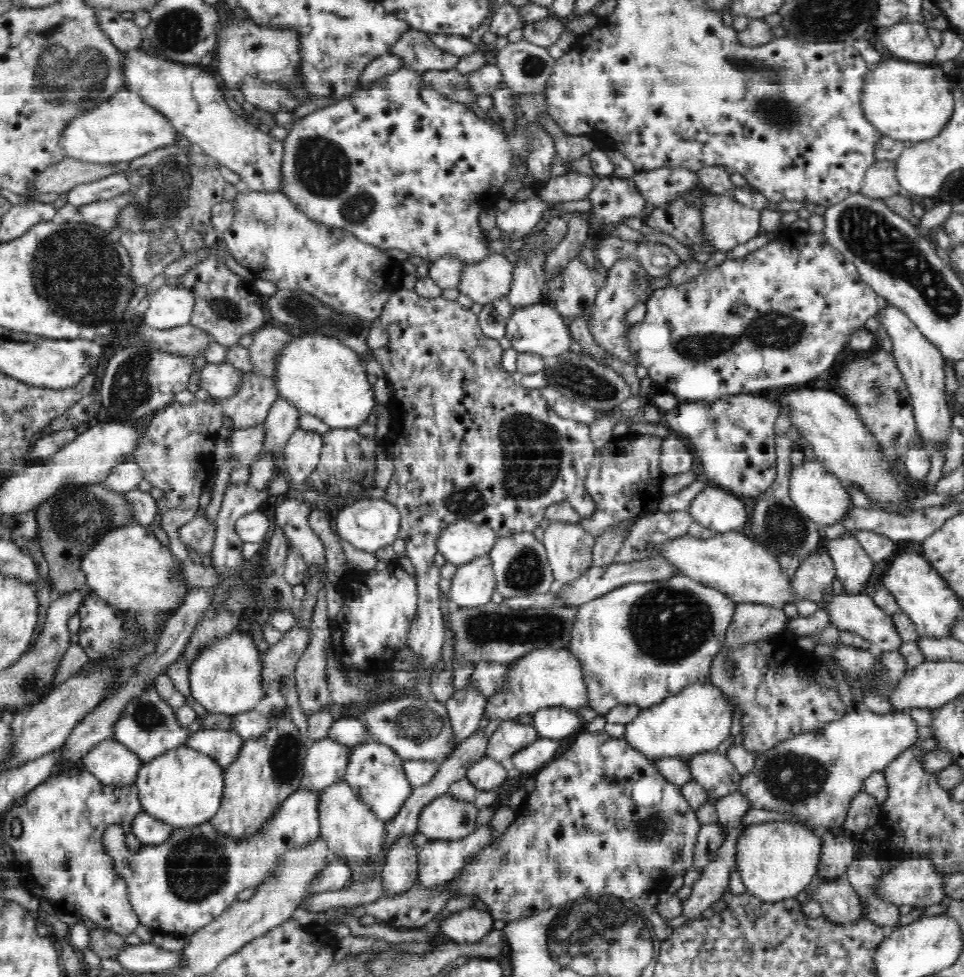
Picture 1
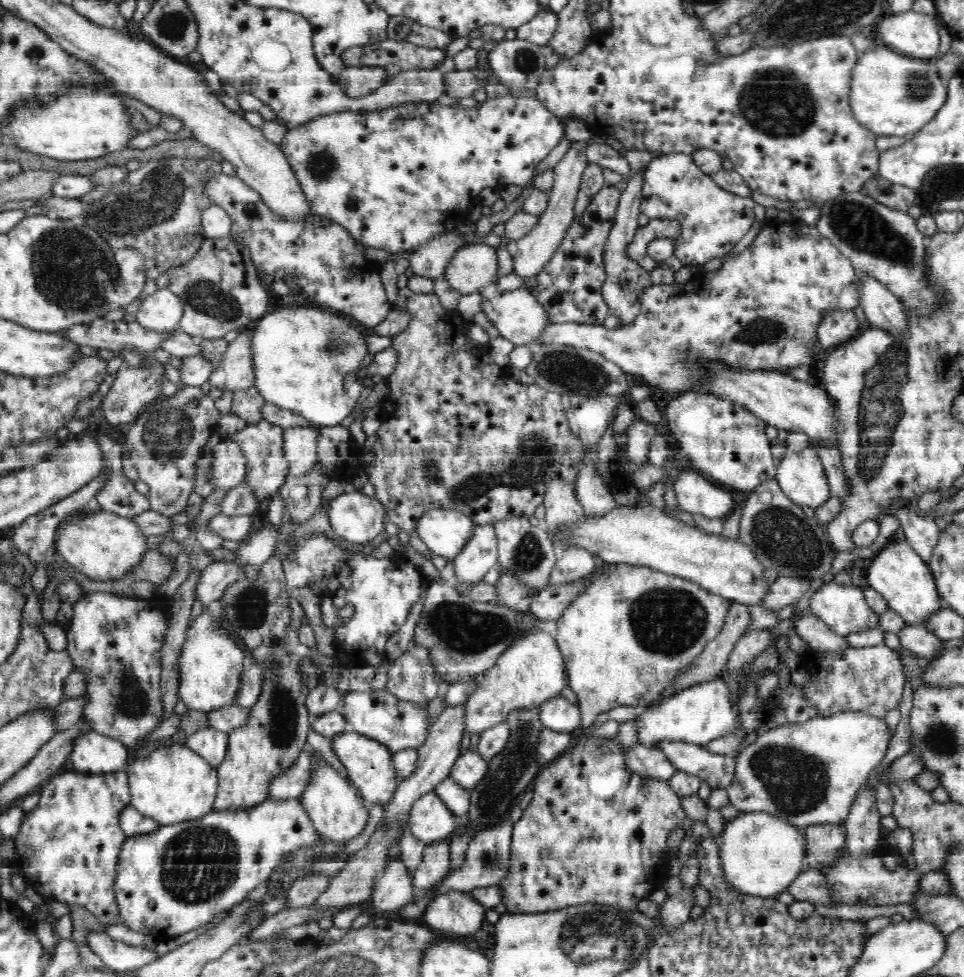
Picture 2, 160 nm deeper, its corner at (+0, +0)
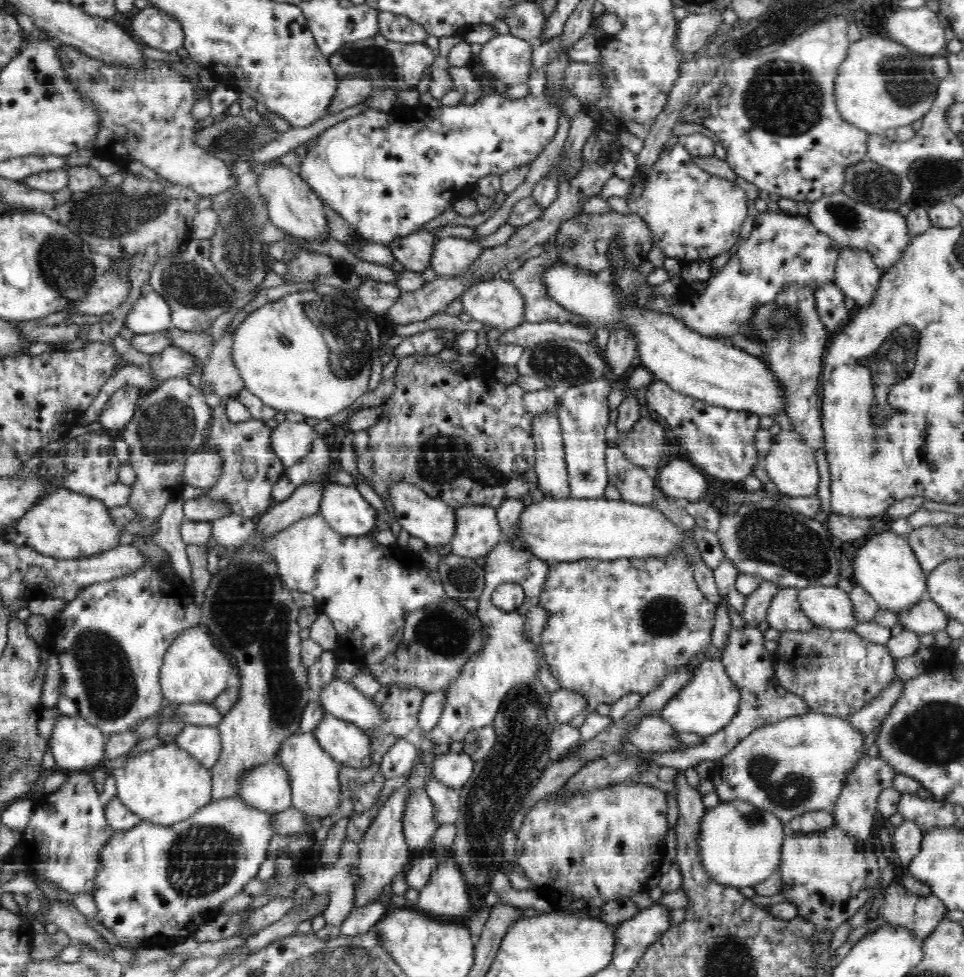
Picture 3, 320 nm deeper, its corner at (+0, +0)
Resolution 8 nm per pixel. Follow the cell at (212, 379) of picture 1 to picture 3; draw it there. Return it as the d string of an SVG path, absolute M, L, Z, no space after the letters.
M177 347L166 348L160 354L152 356L149 367L154 381L160 381L160 383L183 376L195 379L200 370L200 366L190 354Z

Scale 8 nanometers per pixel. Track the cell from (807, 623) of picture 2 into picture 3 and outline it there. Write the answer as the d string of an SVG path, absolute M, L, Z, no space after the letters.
M779 587L765 616L770 628L803 633L809 631L812 627L816 627L800 610L798 591L797 588Z

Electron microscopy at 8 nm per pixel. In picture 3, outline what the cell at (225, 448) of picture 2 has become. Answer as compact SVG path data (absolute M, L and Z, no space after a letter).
M202 449L196 455L190 456L182 477L186 485L207 489L216 484L221 469L222 457L214 451Z

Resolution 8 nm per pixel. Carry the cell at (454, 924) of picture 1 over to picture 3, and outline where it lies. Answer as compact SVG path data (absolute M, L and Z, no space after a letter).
M442 858L433 878L419 890L418 908L428 916L460 920L470 912L470 896L461 871L452 858Z

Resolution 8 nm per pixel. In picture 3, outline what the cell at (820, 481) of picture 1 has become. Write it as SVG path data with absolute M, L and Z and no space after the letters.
M781 430L773 436L771 445L763 468L778 490L790 496L814 496L818 490L820 476L814 450L802 440L802 435L796 431Z

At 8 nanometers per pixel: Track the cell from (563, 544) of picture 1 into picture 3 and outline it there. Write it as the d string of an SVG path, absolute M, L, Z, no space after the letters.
M557 411L536 416L534 420L536 474L544 497L570 497L562 429Z

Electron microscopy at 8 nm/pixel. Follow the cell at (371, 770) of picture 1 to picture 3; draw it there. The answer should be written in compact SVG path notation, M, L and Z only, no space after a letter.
M324 713L324 716L317 728L313 730L322 748L336 762L342 765L362 768L368 767L370 762L372 762L372 754L374 751L371 737L360 727L356 727L355 724L336 718L330 713Z

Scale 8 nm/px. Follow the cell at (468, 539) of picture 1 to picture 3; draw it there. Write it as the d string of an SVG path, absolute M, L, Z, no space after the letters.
M398 482L390 490L390 499L394 505L395 520L410 535L421 538L426 544L436 547L451 542L457 528L455 508L440 499L432 499L423 494L416 486L408 482Z

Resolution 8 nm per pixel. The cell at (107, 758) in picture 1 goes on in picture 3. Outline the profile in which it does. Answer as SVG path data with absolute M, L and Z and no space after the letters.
M58 715L47 742L59 770L93 770L105 763L107 735L80 718Z

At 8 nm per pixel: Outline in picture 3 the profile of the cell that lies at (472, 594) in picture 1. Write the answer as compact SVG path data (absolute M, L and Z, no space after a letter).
M462 506L455 511L457 528L451 538L451 552L474 560L490 554L503 538L497 511L486 506Z

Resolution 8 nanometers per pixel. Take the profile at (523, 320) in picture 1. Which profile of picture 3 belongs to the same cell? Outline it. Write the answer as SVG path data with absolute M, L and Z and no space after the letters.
M494 276L478 281L457 297L463 303L464 313L500 332L514 331L526 322L524 299L509 280Z

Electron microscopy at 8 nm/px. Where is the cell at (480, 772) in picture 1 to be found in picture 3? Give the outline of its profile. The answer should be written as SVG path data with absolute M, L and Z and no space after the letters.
M449 751L433 760L431 776L446 786L460 789L471 779L474 765L475 760L468 754Z

